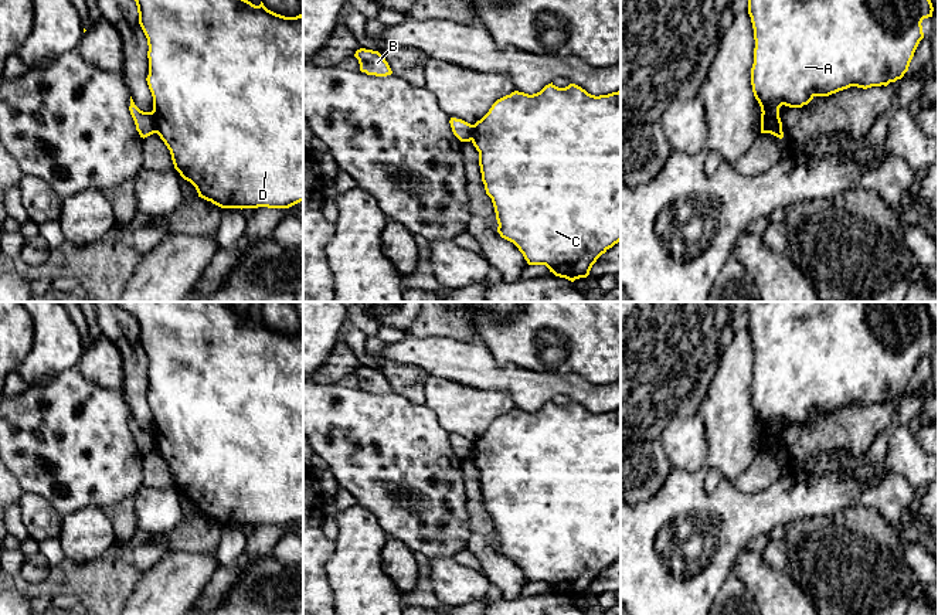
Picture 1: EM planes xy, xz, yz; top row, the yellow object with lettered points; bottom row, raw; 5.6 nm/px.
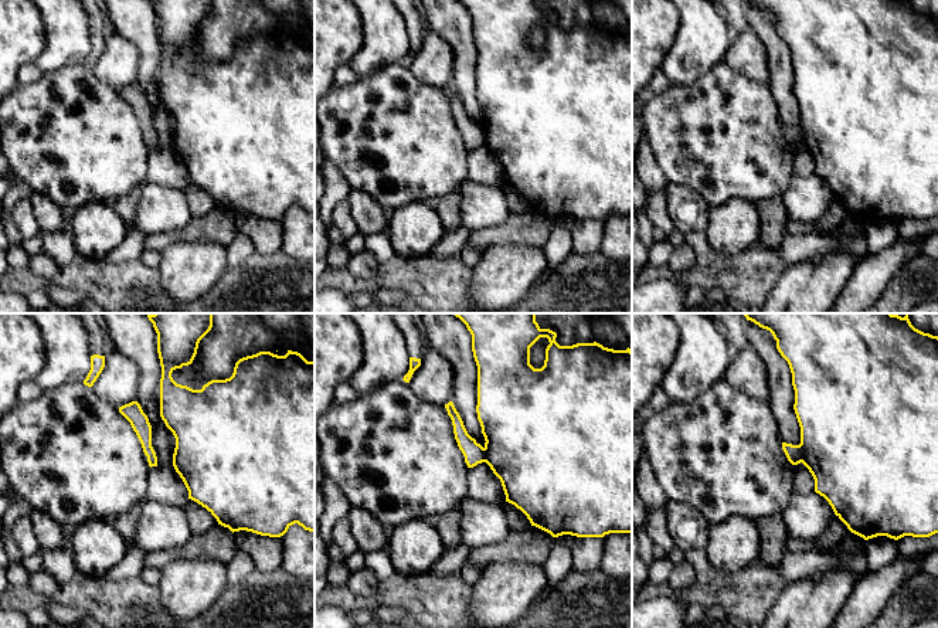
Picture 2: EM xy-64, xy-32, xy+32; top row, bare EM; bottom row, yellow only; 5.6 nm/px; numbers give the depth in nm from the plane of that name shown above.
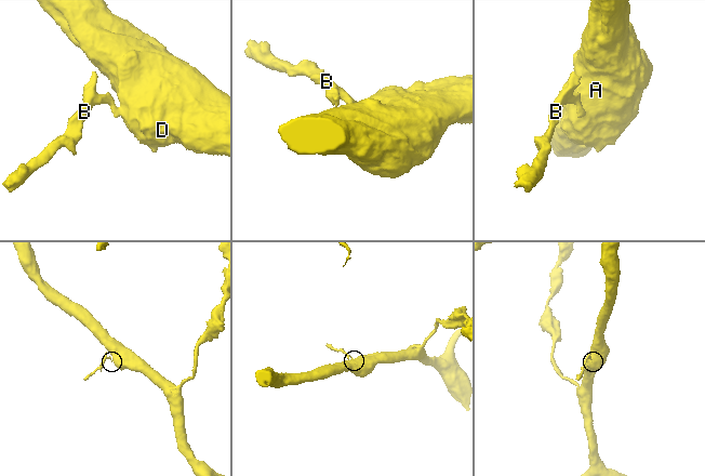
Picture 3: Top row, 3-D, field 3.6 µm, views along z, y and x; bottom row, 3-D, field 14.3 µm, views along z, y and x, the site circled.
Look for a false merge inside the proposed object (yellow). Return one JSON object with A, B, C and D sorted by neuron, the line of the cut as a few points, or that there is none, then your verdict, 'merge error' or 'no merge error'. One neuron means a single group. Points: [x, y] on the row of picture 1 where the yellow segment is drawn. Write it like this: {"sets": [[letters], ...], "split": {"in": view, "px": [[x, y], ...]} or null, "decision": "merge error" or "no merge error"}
{"sets": [["A", "C", "D"], ["B"]], "split": {"in": "xy", "px": [[152, 111], [156, 132]]}, "decision": "merge error"}

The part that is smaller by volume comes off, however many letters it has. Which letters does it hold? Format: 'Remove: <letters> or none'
Remove: B

